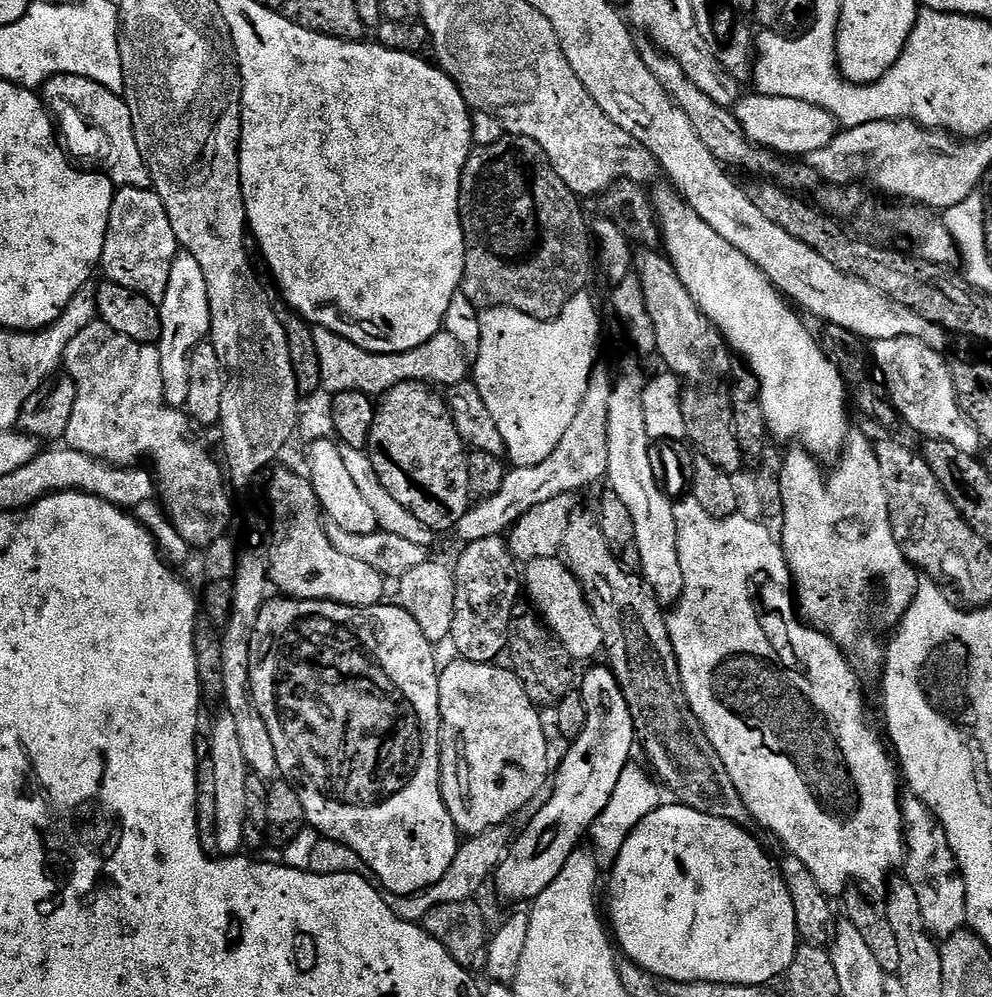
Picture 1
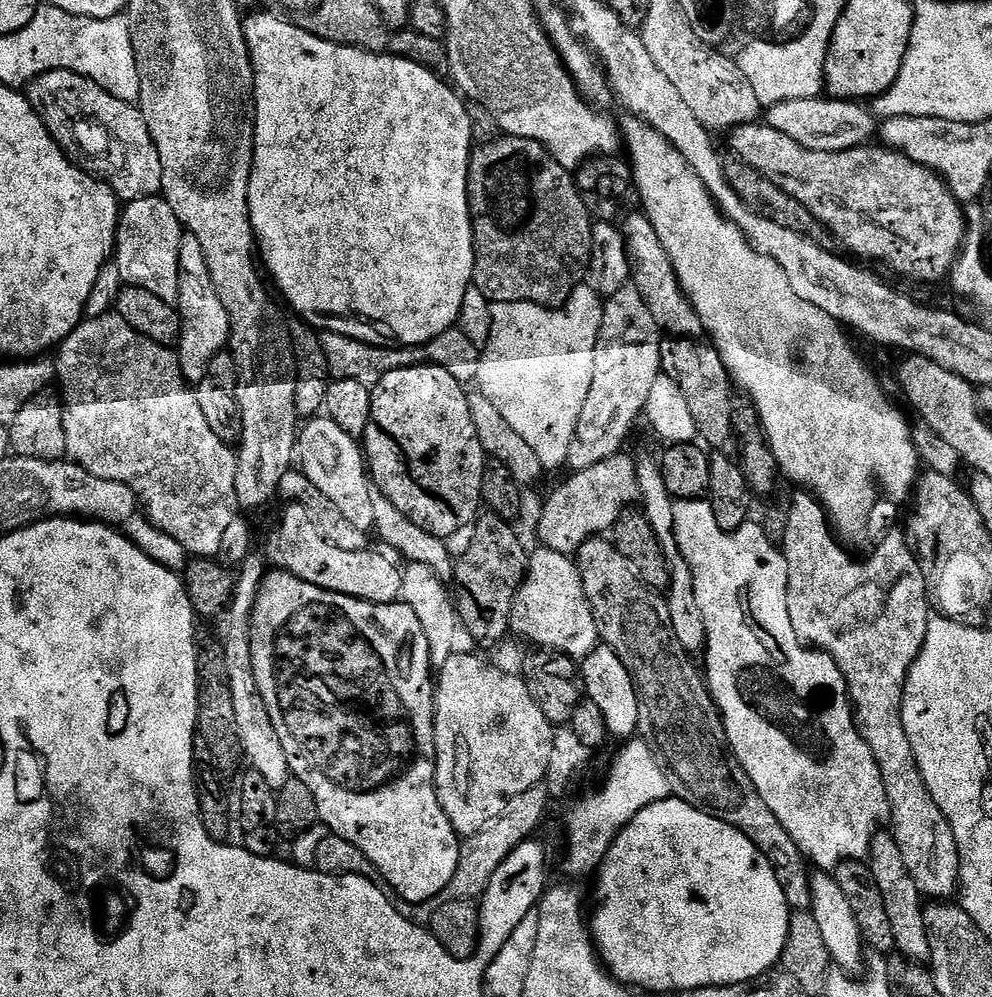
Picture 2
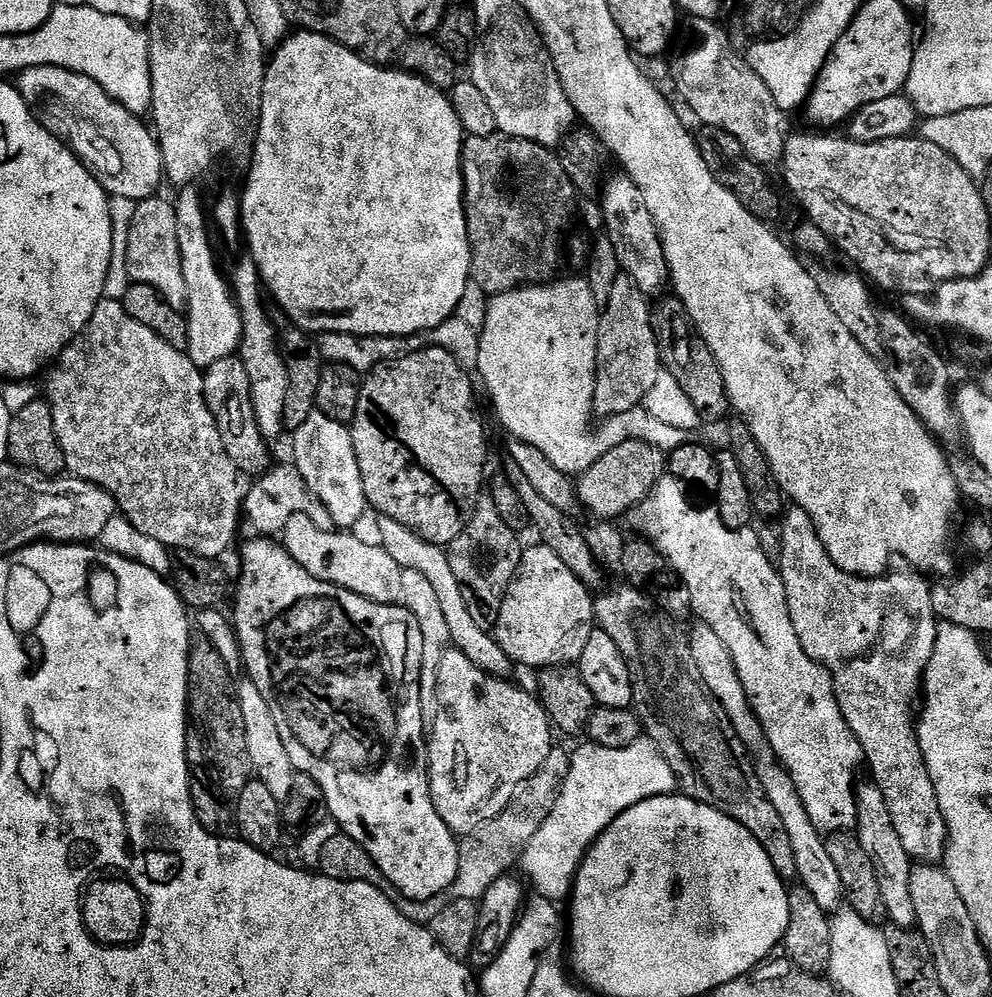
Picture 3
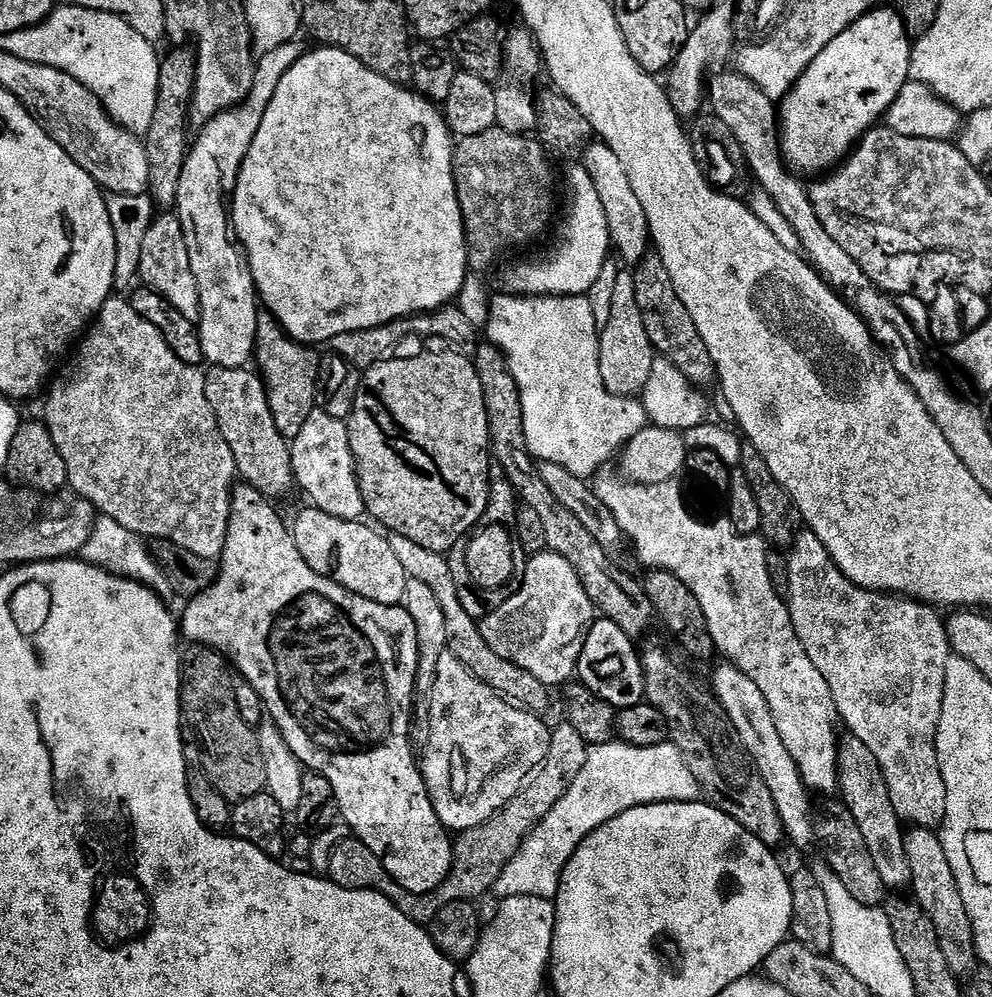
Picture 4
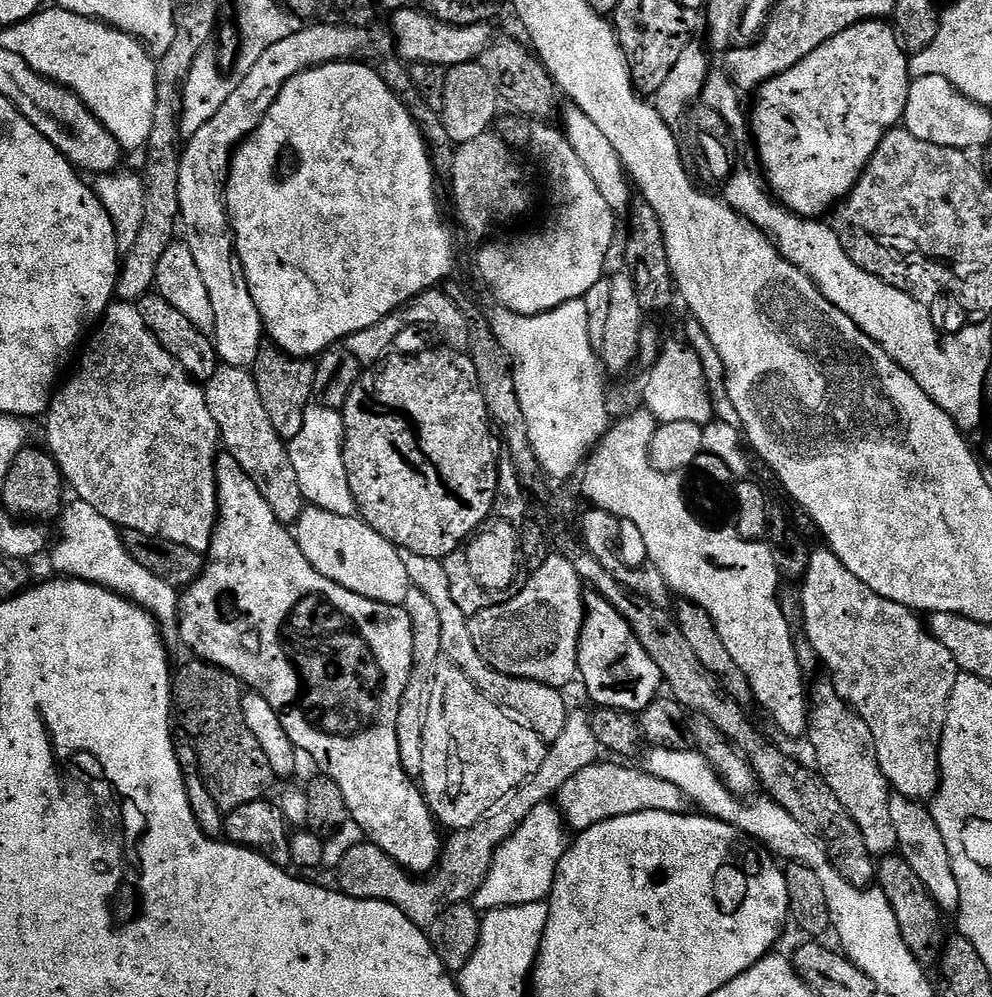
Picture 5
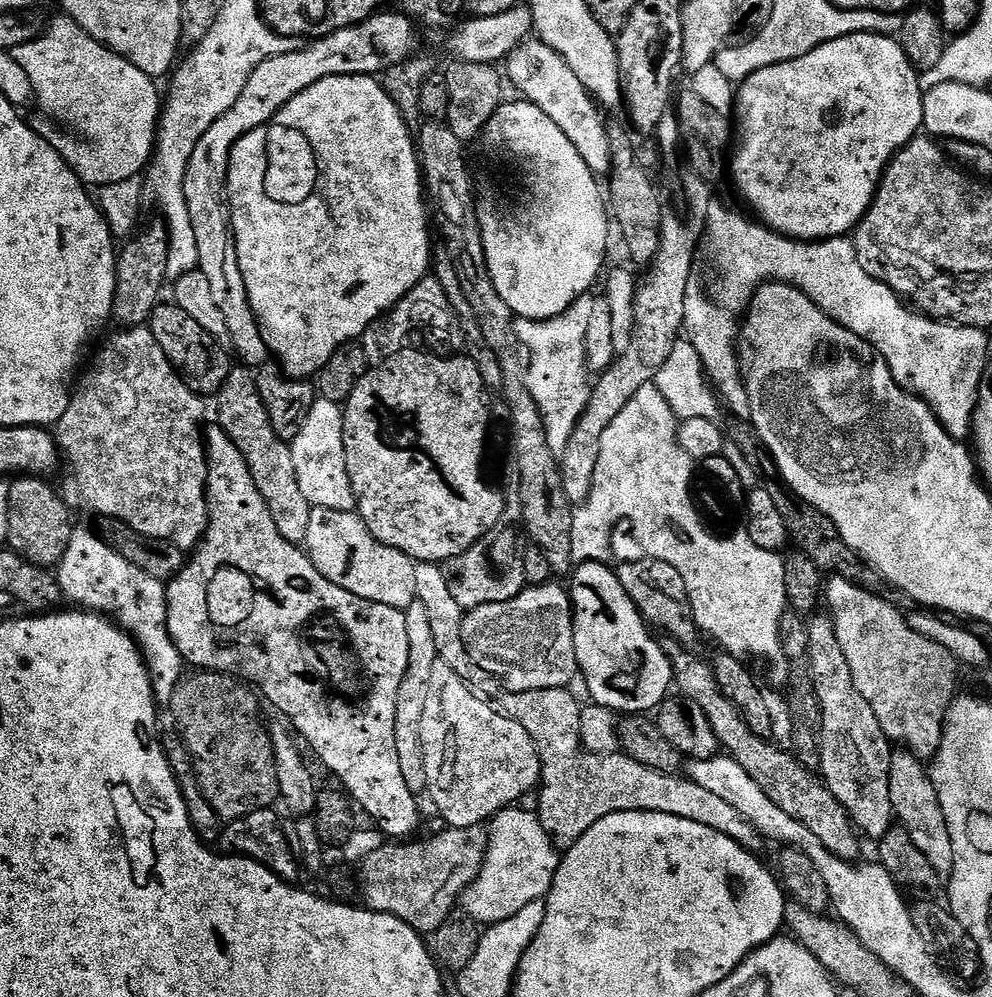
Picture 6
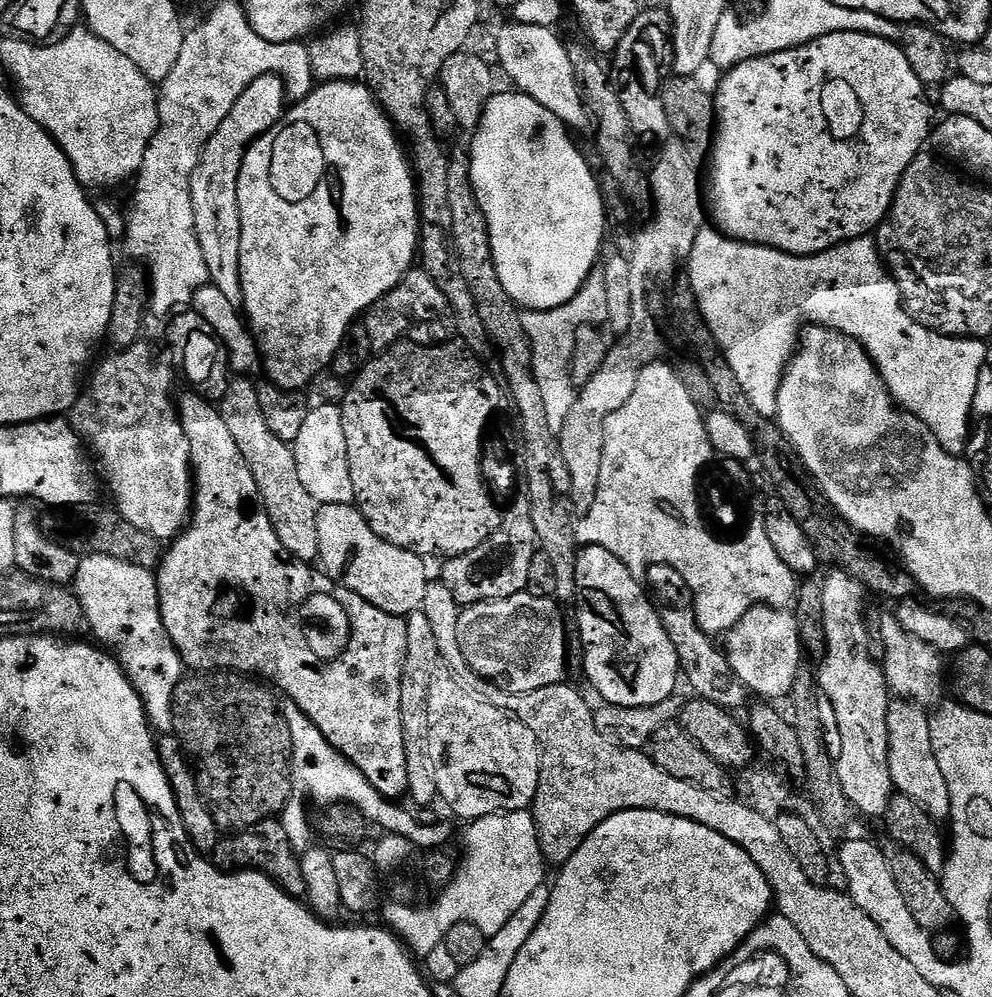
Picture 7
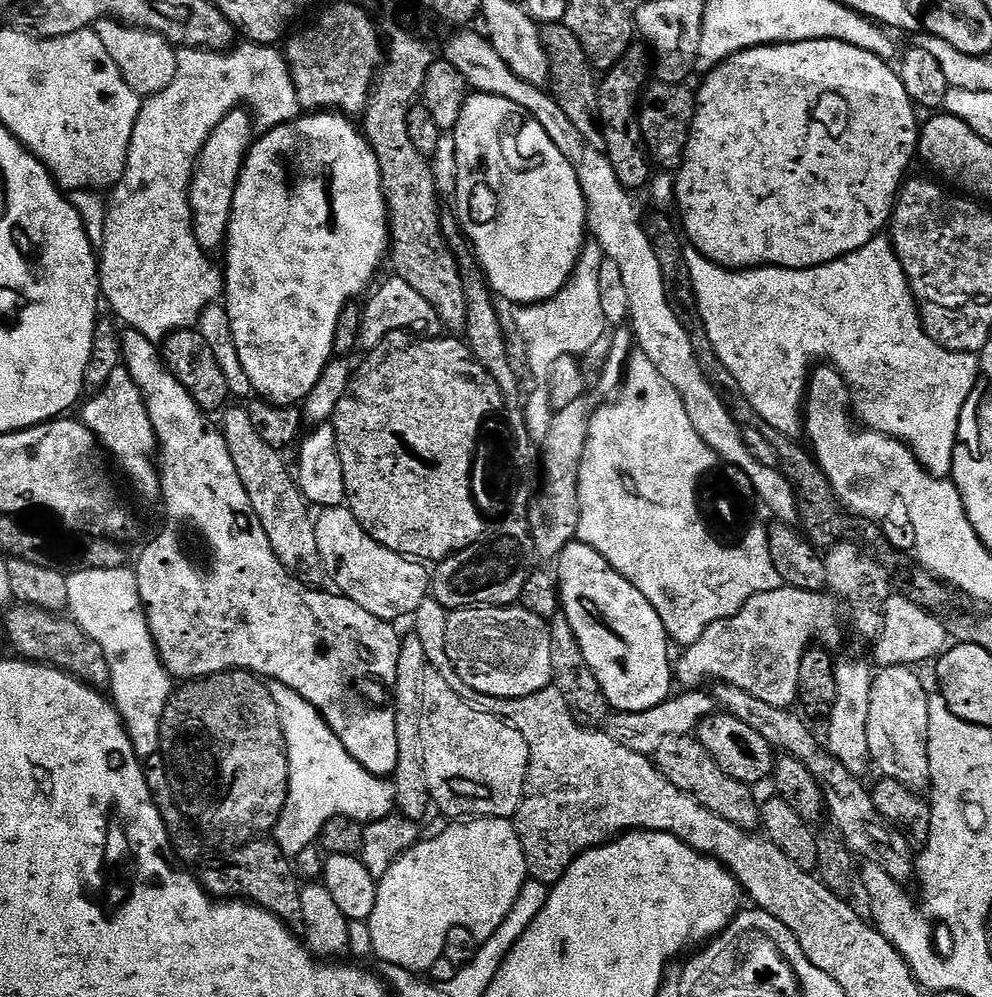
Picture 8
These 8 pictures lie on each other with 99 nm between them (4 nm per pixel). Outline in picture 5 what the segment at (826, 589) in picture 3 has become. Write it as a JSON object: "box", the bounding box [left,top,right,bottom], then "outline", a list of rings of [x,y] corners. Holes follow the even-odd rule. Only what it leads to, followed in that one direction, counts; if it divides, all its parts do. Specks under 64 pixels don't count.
{"box":[798,546,958,802],"outline":[[[820,546],[817,552],[815,549],[809,555],[806,572],[798,588],[798,595],[802,606],[802,614],[804,615],[802,635],[808,639],[809,646],[816,651],[817,658],[828,667],[829,673],[827,672],[827,675],[836,687],[836,692],[864,719],[866,726],[870,726],[870,734],[874,734],[874,746],[880,759],[882,774],[887,778],[889,785],[899,795],[911,800],[917,802],[931,801],[940,790],[940,743],[946,726],[950,694],[954,690],[954,682],[958,675],[954,654],[950,654],[950,650],[946,650],[946,646],[942,646],[942,642],[938,642],[938,638],[932,636],[926,627],[925,621],[913,609],[907,608],[905,604],[890,602],[886,598],[874,594],[874,590],[870,590],[870,586],[866,586],[858,578],[854,578],[854,574],[850,574],[850,570],[846,570],[846,566],[842,566],[842,562],[827,546]]]}

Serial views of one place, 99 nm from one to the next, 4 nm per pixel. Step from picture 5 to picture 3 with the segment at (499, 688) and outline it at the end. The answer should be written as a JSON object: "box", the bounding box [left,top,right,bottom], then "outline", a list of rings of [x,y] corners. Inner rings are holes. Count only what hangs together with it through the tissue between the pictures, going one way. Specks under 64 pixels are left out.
{"box":[377,516,514,677],"outline":[[[380,516],[377,521],[380,526],[380,537],[378,537],[380,547],[385,548],[390,558],[394,558],[394,562],[398,562],[401,568],[418,570],[418,574],[426,574],[426,579],[434,586],[434,591],[438,594],[438,602],[442,606],[442,614],[446,614],[446,627],[450,629],[452,648],[466,654],[466,658],[470,658],[474,666],[489,672],[491,676],[511,677],[510,674],[514,671],[511,658],[504,653],[502,646],[498,646],[495,635],[482,630],[482,626],[477,626],[474,618],[470,618],[470,610],[466,606],[466,598],[462,598],[458,578],[454,578],[454,570],[450,570],[447,551],[439,544],[426,542],[418,534],[414,534],[414,530],[402,526],[402,522],[396,522],[385,516]]]}

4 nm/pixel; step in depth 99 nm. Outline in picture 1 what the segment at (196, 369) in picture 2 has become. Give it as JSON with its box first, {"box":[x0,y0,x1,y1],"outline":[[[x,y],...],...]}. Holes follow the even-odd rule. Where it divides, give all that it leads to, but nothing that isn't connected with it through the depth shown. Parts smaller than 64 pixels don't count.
{"box":[158,251,212,409],"outline":[[[177,251],[170,270],[170,282],[166,286],[166,298],[162,298],[158,307],[162,318],[158,347],[162,358],[164,402],[171,408],[183,409],[188,403],[188,360],[192,357],[192,351],[209,339],[212,331],[206,278],[202,275],[202,266],[198,266],[194,254]]]}

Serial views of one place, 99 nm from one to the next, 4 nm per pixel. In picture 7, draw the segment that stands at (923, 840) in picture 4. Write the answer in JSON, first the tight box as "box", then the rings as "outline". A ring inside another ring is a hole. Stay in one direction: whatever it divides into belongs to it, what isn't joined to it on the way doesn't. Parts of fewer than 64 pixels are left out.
{"box":[888,702,952,822],"outline":[[[896,702],[888,710],[888,769],[893,789],[899,795],[909,796],[918,806],[928,811],[929,816],[937,822],[947,821],[952,814],[950,806],[950,790],[946,786],[946,778],[942,778],[942,770],[938,770],[938,758],[932,745],[932,722],[929,713],[908,702]]]}

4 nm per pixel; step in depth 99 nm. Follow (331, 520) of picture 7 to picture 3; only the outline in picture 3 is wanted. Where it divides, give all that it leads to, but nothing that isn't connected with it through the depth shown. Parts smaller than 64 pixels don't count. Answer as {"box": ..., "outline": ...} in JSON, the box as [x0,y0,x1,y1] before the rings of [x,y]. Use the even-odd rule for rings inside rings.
{"box":[282,514,404,604],"outline":[[[294,514],[285,524],[282,543],[291,557],[320,581],[336,584],[379,604],[400,604],[404,569],[379,543],[367,544],[364,540],[356,540],[354,535],[318,530],[306,514]]]}

